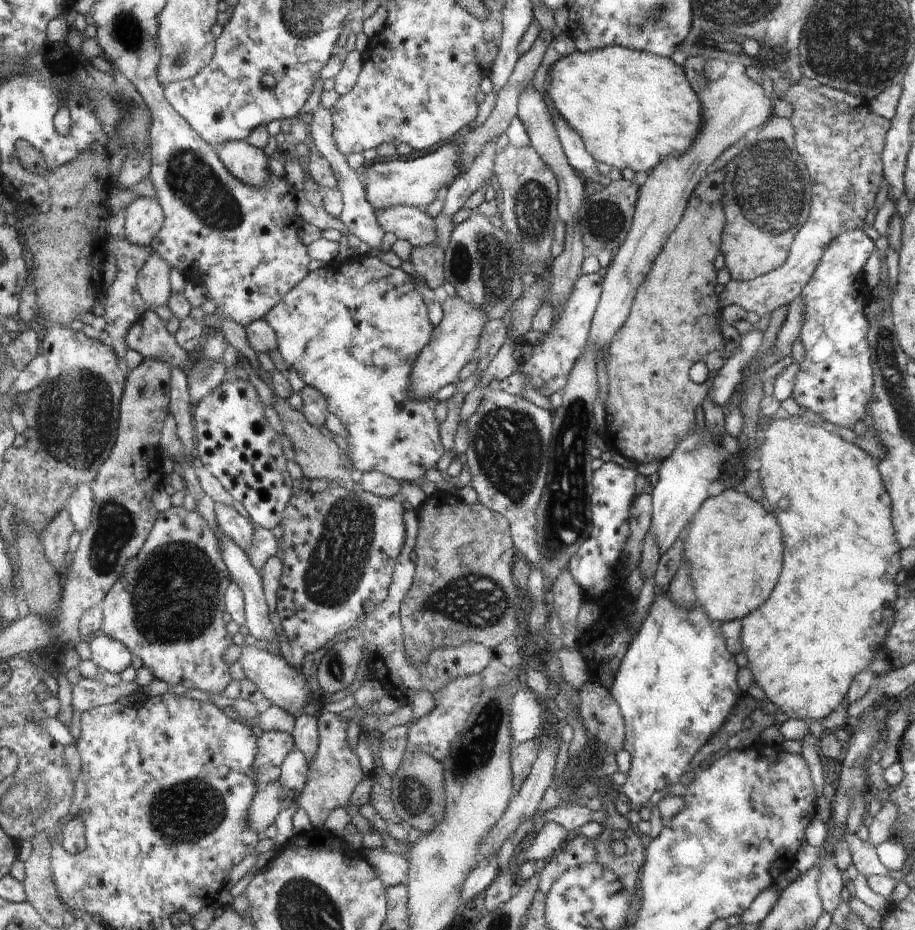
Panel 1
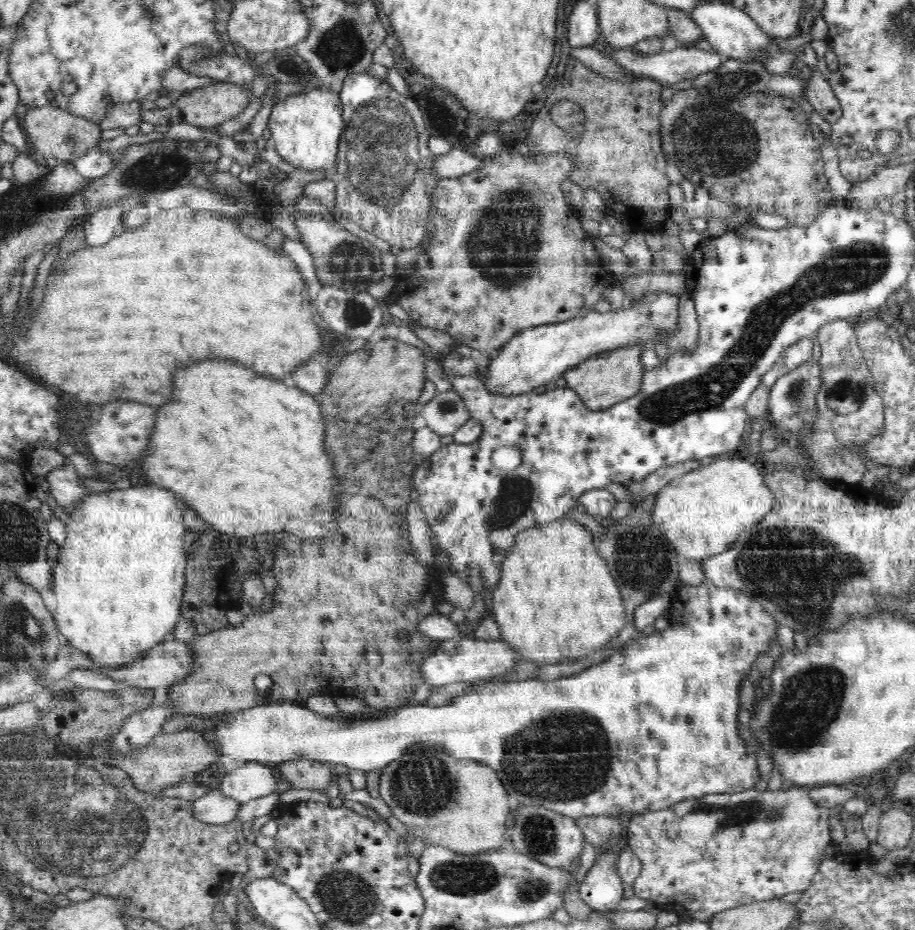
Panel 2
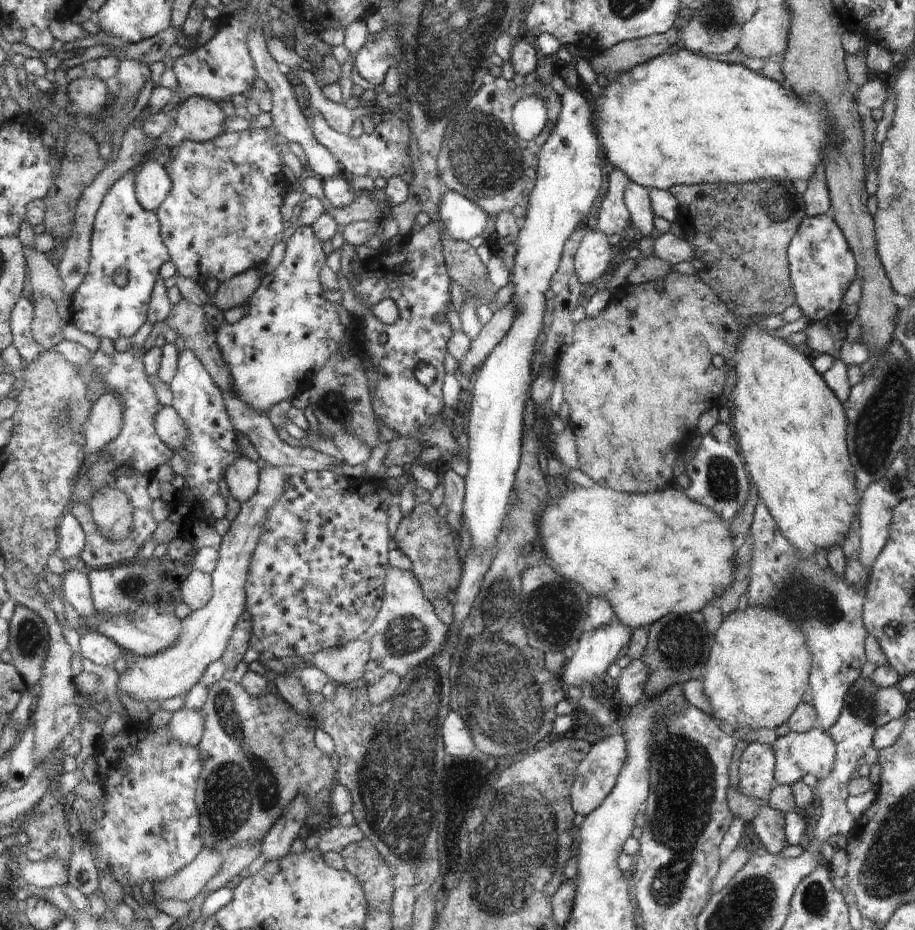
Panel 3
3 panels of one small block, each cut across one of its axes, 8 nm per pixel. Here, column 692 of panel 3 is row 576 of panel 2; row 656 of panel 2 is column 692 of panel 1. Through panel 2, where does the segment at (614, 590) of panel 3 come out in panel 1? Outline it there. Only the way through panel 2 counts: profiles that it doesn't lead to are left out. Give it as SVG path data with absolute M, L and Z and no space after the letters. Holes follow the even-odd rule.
M724 489L716 496L710 495L698 509L698 512L693 516L688 528L686 528L685 536L685 549L683 552L684 564L689 568L689 577L693 582L695 588L695 595L697 598L696 605L702 607L714 622L718 624L723 624L725 621L733 621L736 619L742 620L748 616L752 611L756 611L760 606L767 602L768 598L771 596L771 592L775 590L777 586L781 573L783 572L782 564L784 564L784 548L782 546L782 531L780 528L779 520L774 518L772 514L768 514L758 502L754 502L747 494L740 494L740 489Z

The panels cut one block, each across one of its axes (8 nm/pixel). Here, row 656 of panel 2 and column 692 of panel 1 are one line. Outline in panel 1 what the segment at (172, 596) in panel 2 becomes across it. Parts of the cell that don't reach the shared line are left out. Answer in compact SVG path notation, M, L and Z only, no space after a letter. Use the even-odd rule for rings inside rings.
M607 46L585 53L576 50L557 60L548 76L547 95L558 114L580 135L590 156L596 162L604 162L622 171L630 169L635 173L649 173L667 156L691 147L702 127L703 105L691 87L685 70L672 58L619 46Z

